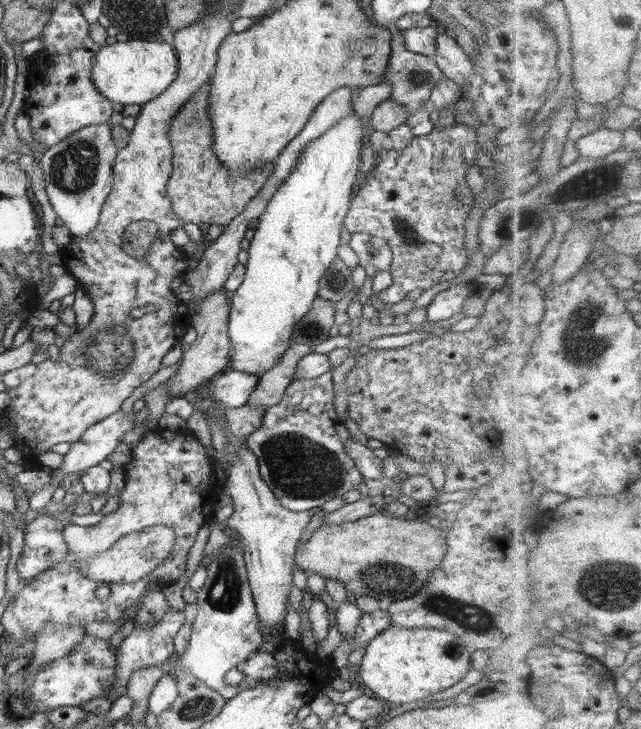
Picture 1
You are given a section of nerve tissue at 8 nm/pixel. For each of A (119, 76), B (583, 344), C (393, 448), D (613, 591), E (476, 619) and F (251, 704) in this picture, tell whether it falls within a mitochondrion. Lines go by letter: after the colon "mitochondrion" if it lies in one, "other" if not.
A: other
B: mitochondrion
C: other
D: mitochondrion
E: mitochondrion
F: other

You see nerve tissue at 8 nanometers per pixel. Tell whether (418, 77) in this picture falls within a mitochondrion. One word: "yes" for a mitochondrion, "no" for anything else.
yes

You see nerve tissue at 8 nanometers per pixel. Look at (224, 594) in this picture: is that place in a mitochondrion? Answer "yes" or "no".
yes

